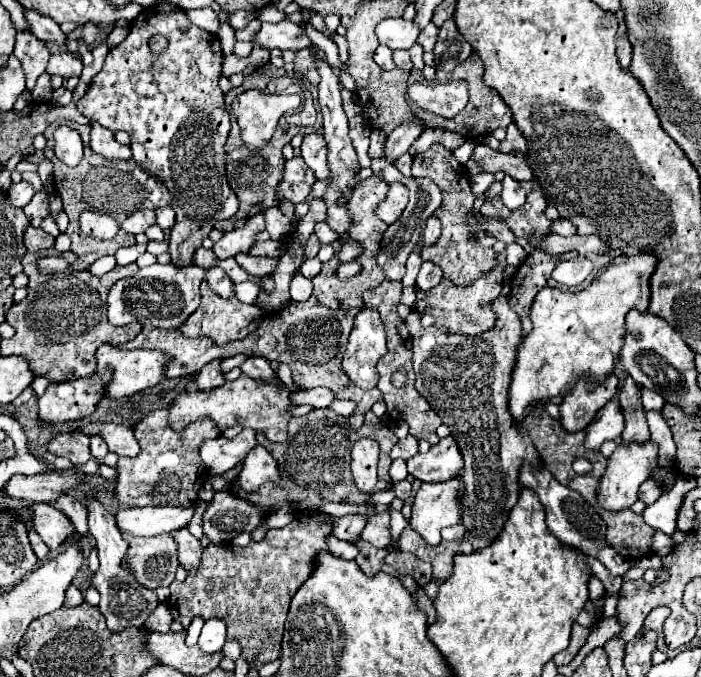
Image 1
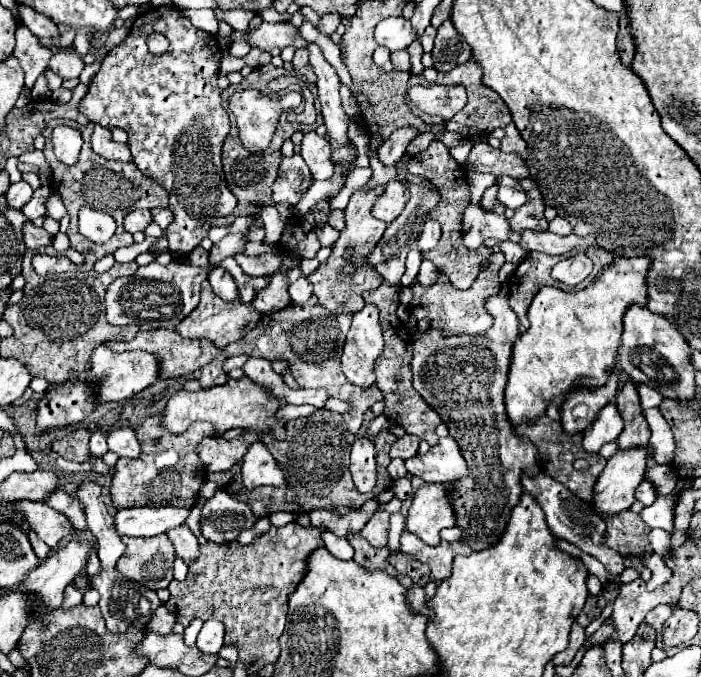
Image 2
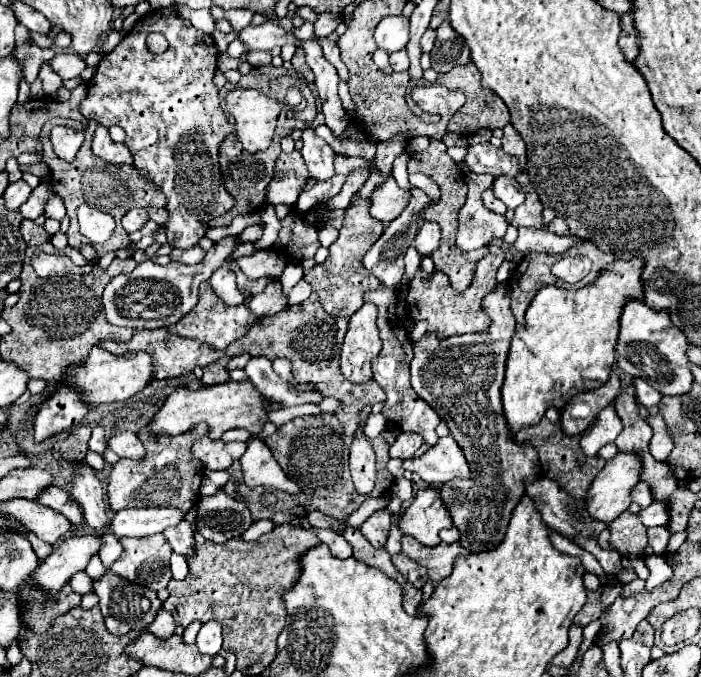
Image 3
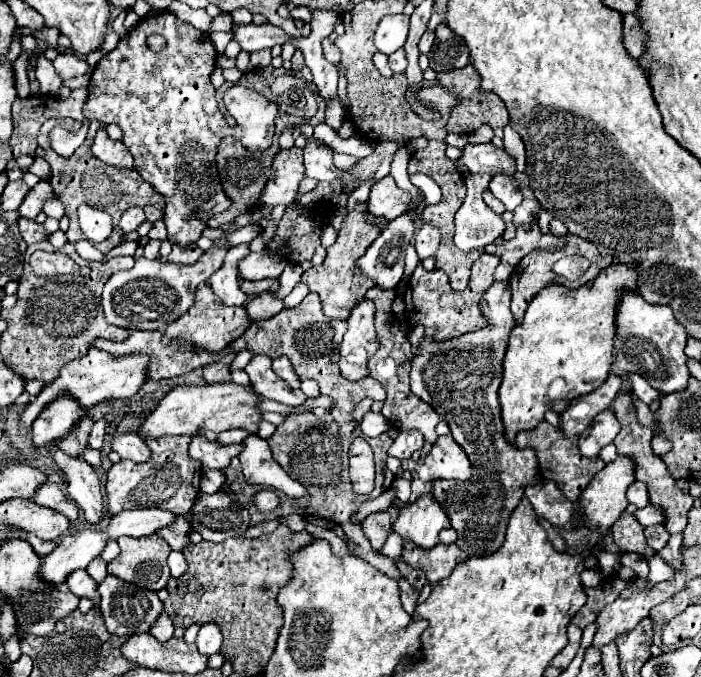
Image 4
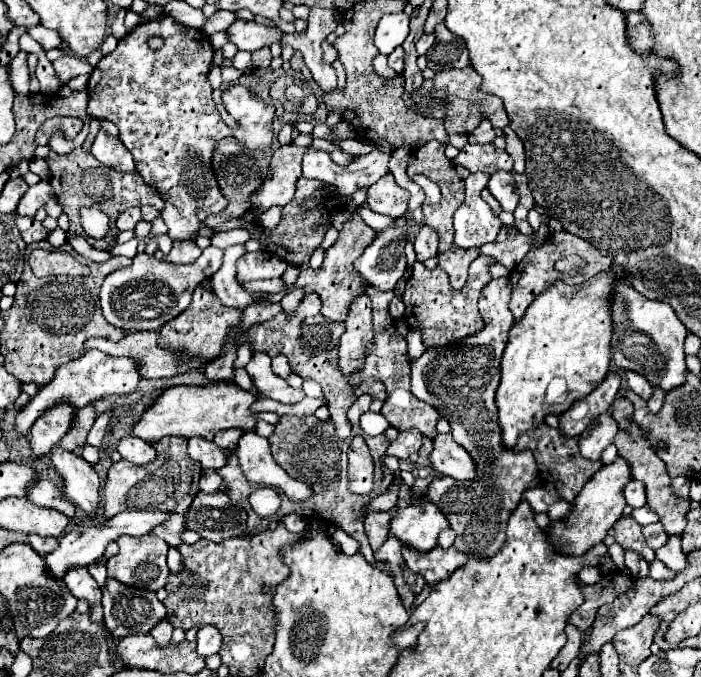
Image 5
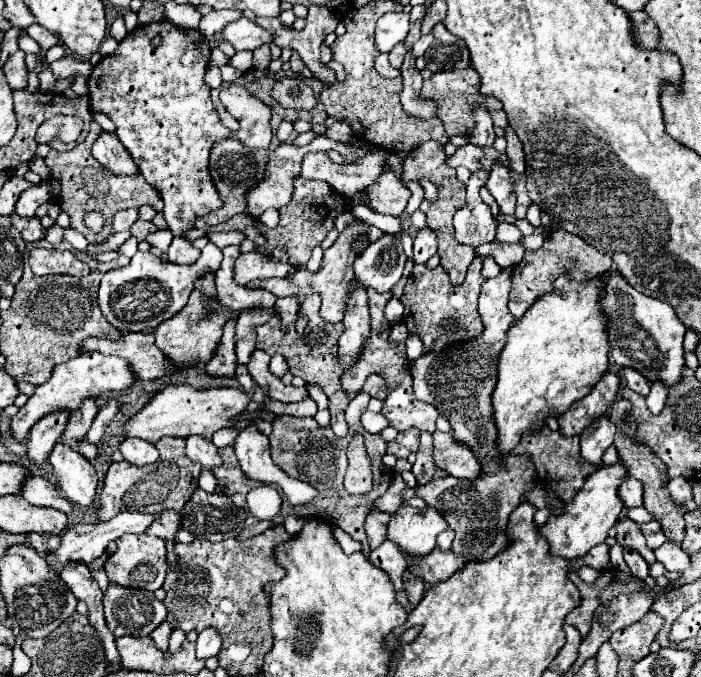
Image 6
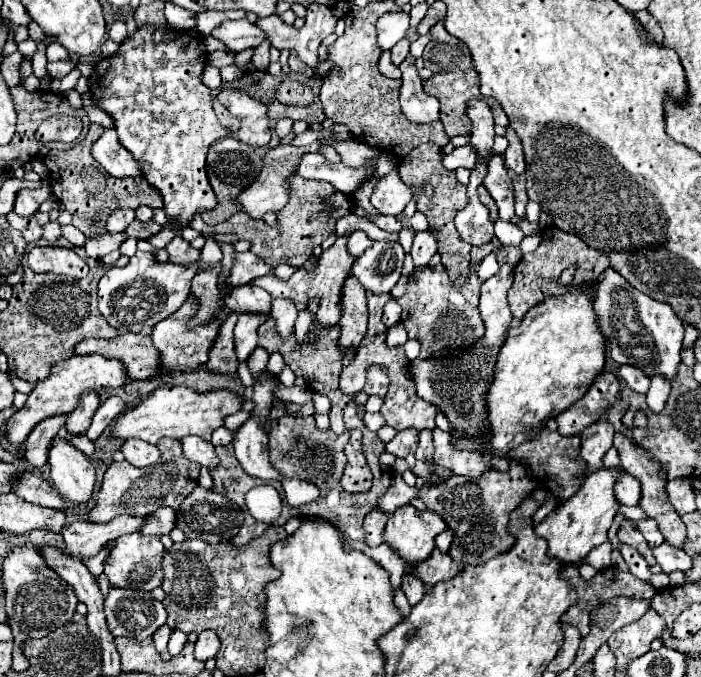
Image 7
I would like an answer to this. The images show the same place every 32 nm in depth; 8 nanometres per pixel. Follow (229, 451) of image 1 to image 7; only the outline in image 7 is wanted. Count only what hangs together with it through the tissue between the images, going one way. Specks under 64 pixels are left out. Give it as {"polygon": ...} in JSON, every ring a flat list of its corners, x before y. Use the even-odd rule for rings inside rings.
{"polygon":[[188,436,188,438,182,438,180,444,182,444,184,458,188,458,192,462,198,462,202,466,208,466,208,468,218,464,218,456,214,452,212,442,206,442,206,440,196,438,196,436]]}

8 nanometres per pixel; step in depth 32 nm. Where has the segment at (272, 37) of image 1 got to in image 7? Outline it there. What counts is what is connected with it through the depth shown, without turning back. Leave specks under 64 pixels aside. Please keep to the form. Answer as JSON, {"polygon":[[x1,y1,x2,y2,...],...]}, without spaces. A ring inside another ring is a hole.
{"polygon":[[246,18,224,20,218,28,212,30,212,36,218,38,222,44,226,44,232,52,254,48,266,38,266,34,256,24,250,24]]}

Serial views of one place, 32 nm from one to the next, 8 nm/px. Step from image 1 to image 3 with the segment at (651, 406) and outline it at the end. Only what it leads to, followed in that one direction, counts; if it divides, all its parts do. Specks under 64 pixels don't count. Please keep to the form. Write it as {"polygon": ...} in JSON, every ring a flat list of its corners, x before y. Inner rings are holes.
{"polygon":[[632,378,632,386,634,386,634,390,636,390,636,398,638,398,646,408,658,404,660,398,662,398,662,394,660,394,658,390,654,390,652,386,648,386,648,382,644,382,642,378]]}

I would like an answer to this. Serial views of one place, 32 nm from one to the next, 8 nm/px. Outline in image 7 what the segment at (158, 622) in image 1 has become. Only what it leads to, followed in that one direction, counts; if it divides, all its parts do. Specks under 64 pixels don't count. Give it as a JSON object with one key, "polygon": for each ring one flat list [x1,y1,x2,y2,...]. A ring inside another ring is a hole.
{"polygon":[[164,624,160,630,156,630,156,634,152,636,152,640,154,640,154,646,156,646,158,652,166,652,166,644,168,644,170,634,172,634,172,630,170,630,168,624]]}

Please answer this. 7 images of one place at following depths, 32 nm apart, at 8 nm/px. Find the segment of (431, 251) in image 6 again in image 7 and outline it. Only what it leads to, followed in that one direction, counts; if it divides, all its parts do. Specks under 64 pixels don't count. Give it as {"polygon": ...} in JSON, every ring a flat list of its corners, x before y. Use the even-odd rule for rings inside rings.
{"polygon":[[416,232,414,244,410,250,410,256,416,266,424,266,430,262,430,258,436,254,436,238,432,232]]}

